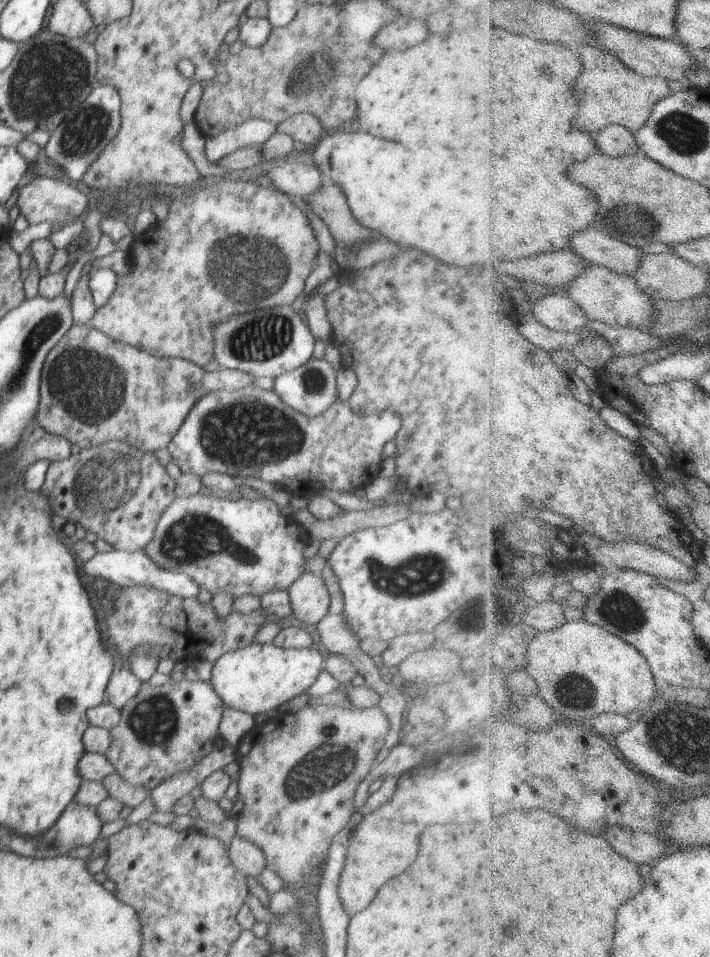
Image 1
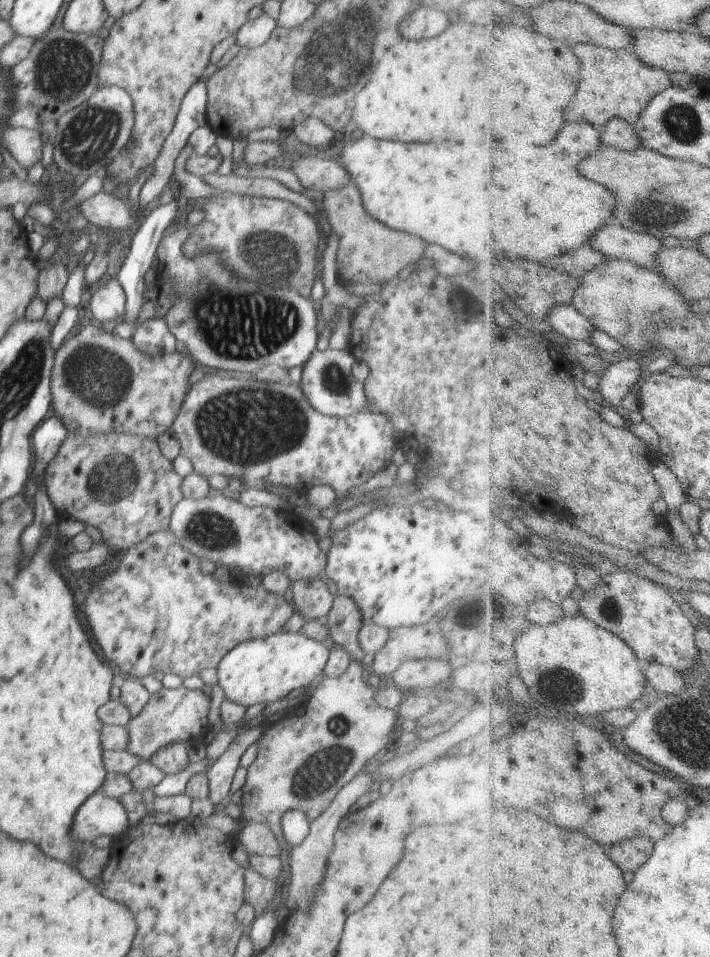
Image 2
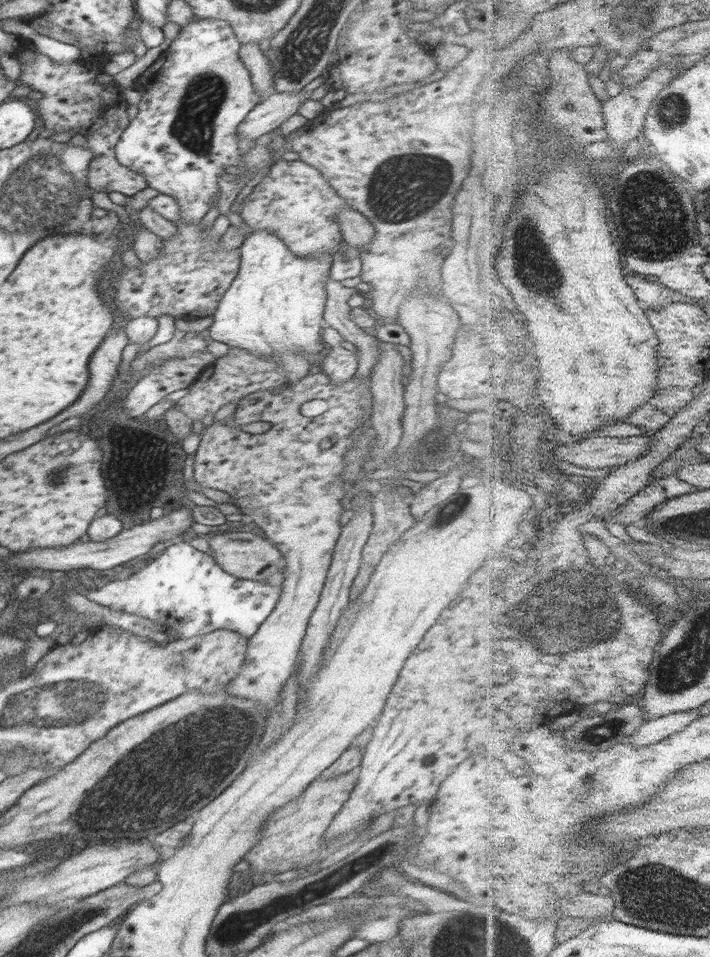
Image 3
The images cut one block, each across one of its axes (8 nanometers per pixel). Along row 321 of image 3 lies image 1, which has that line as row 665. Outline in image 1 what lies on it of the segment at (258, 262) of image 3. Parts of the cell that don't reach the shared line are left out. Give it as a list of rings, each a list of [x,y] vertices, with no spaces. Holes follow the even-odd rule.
[[[253,643],[245,648],[228,652],[221,658],[212,660],[211,686],[216,695],[222,700],[224,706],[236,711],[242,711],[248,715],[255,716],[262,712],[268,712],[273,708],[279,708],[284,702],[304,693],[314,682],[318,674],[323,670],[327,654],[318,648],[290,649],[280,647],[274,643]]]

